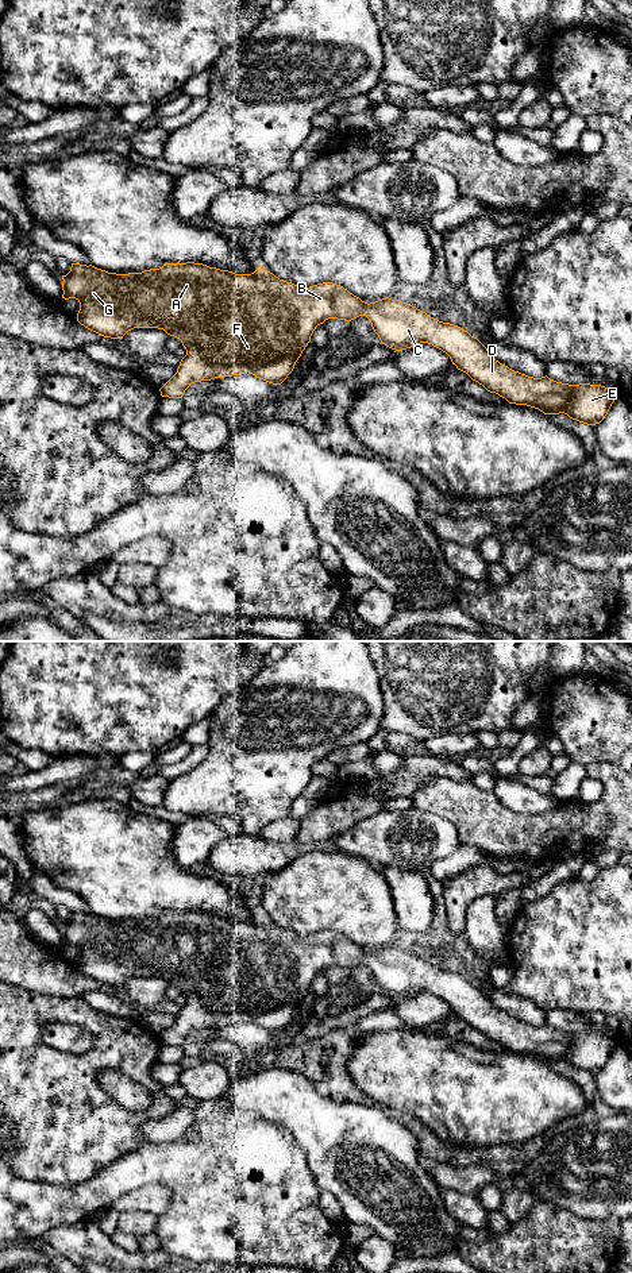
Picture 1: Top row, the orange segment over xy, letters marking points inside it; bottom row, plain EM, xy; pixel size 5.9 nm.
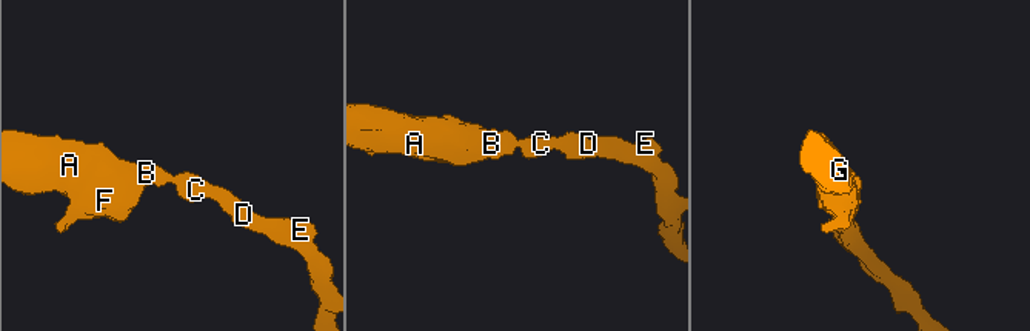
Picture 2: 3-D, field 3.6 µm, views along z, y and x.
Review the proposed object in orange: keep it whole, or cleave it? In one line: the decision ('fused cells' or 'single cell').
single cell

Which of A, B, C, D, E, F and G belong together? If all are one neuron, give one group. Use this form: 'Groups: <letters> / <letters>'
Groups: A B C D E F G

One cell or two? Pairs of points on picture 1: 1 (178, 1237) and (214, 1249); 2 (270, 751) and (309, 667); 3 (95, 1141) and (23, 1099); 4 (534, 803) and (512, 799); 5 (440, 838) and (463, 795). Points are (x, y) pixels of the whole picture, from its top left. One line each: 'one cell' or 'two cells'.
1: one cell
2: one cell
3: one cell
4: one cell
5: two cells

